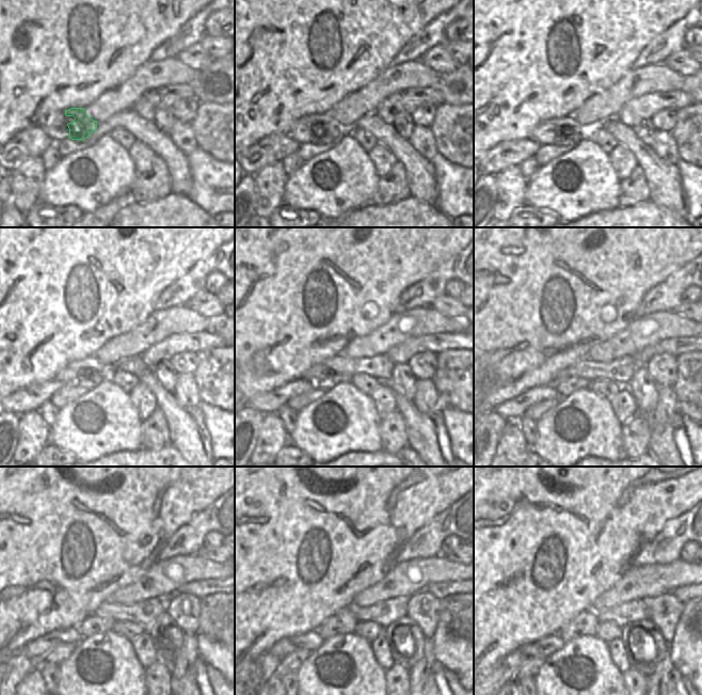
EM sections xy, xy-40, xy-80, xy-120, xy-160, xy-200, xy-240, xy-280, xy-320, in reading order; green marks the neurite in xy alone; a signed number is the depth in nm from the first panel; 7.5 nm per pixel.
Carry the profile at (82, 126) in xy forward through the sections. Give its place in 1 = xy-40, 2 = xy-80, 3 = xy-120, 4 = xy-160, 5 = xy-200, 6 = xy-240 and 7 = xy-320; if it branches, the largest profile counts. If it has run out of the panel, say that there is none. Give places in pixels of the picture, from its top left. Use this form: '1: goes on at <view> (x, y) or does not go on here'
1: goes on at xy-40 (336, 130)
2: goes on at xy-80 (575, 138)
3: goes on at xy-120 (90, 383)
4: goes on at xy-160 (328, 383)
5: goes on at xy-200 (563, 387)
6: goes on at xy-240 (93, 625)
7: goes on at xy-320 (586, 622)

